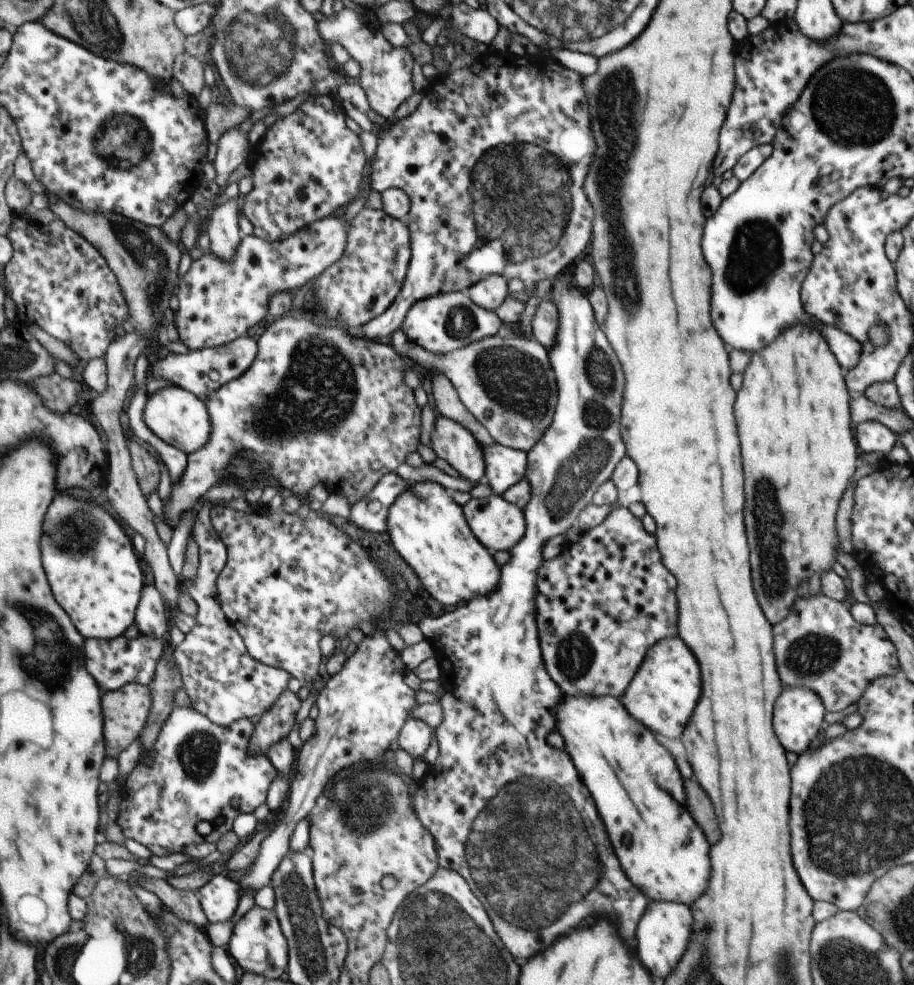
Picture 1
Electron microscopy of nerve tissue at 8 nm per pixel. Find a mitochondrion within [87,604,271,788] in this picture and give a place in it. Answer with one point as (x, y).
(198, 752)

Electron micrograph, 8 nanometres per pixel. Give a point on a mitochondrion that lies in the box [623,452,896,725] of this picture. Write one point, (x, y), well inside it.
(768, 516)

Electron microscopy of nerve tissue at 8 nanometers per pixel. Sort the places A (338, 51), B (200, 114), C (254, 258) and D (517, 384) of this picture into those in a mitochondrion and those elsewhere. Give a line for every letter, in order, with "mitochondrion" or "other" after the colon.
A: other
B: other
C: mitochondrion
D: mitochondrion

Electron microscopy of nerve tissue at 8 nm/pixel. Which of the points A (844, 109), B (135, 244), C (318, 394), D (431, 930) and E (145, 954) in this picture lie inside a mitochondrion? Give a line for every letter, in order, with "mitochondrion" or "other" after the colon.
A: mitochondrion
B: mitochondrion
C: mitochondrion
D: mitochondrion
E: mitochondrion

